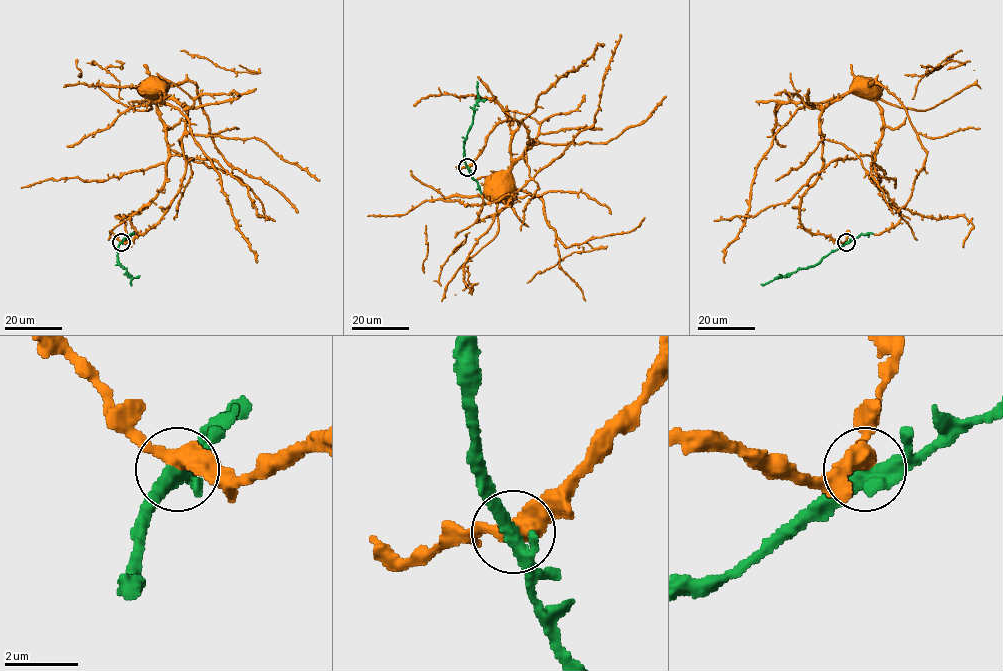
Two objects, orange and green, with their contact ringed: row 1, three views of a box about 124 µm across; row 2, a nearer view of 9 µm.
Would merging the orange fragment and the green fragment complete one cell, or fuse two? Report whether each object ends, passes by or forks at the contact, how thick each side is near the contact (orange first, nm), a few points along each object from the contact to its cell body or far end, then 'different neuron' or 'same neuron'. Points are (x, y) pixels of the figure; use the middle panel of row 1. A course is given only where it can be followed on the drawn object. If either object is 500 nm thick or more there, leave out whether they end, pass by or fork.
orange passes by; green passes by; calibres 460 and 400 nm; course orange (468, 167), (490, 131), (503, 121), (520, 121), (532, 142), (528, 142), (533, 143), (506, 179); course green (468, 167), (464, 140), (478, 99), (477, 81); same neuron

